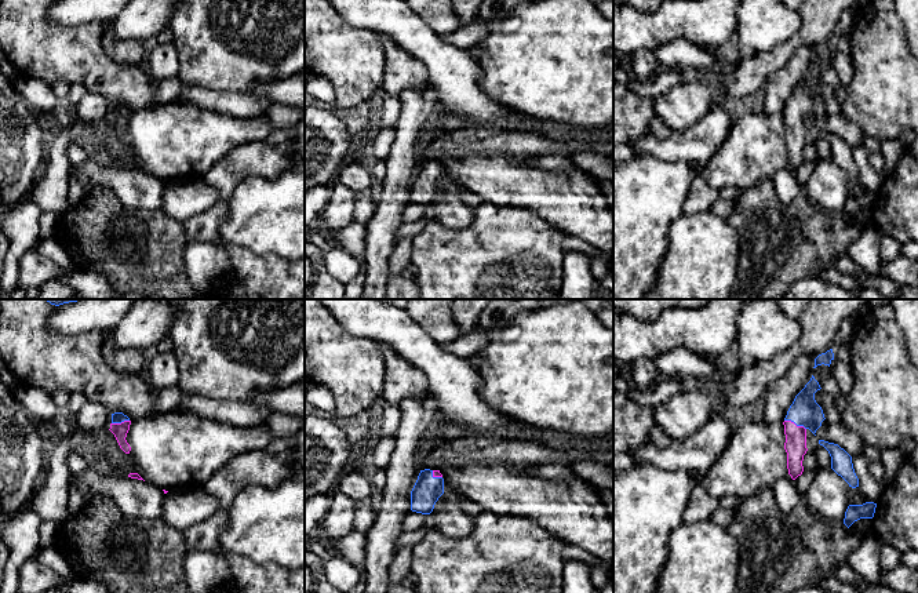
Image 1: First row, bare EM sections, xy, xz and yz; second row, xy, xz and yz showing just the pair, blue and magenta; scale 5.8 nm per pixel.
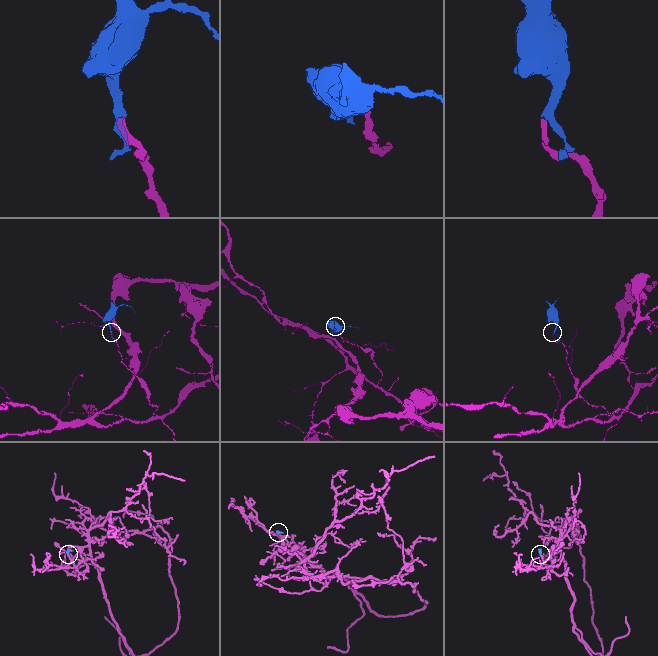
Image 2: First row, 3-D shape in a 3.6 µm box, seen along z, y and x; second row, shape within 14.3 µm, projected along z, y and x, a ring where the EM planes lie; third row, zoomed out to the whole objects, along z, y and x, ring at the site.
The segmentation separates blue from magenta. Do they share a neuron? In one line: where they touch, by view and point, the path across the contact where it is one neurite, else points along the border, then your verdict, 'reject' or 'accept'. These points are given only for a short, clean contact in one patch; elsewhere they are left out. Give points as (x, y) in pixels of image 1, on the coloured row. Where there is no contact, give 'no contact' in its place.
yz (796, 424) | across yz (804, 411), (796, 424), (796, 436) | accept

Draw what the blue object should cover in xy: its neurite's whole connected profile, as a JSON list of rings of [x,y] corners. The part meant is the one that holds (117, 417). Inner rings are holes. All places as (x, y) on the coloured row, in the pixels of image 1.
[[[114,412],[112,414],[112,423],[110,423],[110,432],[114,434],[120,448],[125,452],[130,454],[131,447],[127,443],[125,437],[130,430],[131,421],[127,415],[123,412]]]

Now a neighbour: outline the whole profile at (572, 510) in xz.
[[[473,462],[460,466],[441,465],[444,491],[478,503],[496,514],[513,514],[538,521],[567,545],[576,545],[602,563],[613,563],[613,521],[591,484],[580,477],[571,481],[544,480],[528,472],[529,465]]]

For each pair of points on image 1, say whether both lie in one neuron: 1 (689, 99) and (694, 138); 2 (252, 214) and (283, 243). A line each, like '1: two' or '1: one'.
1: two
2: one

